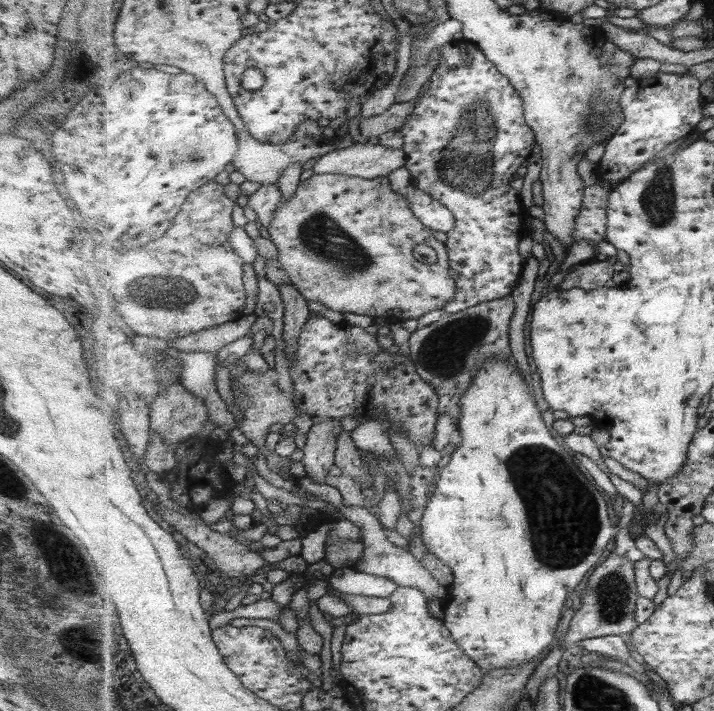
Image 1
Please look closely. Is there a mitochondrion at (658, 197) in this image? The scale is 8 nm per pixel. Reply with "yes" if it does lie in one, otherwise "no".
yes

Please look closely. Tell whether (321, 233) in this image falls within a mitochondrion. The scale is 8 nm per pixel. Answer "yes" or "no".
yes

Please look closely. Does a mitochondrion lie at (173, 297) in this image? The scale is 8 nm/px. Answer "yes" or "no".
yes

